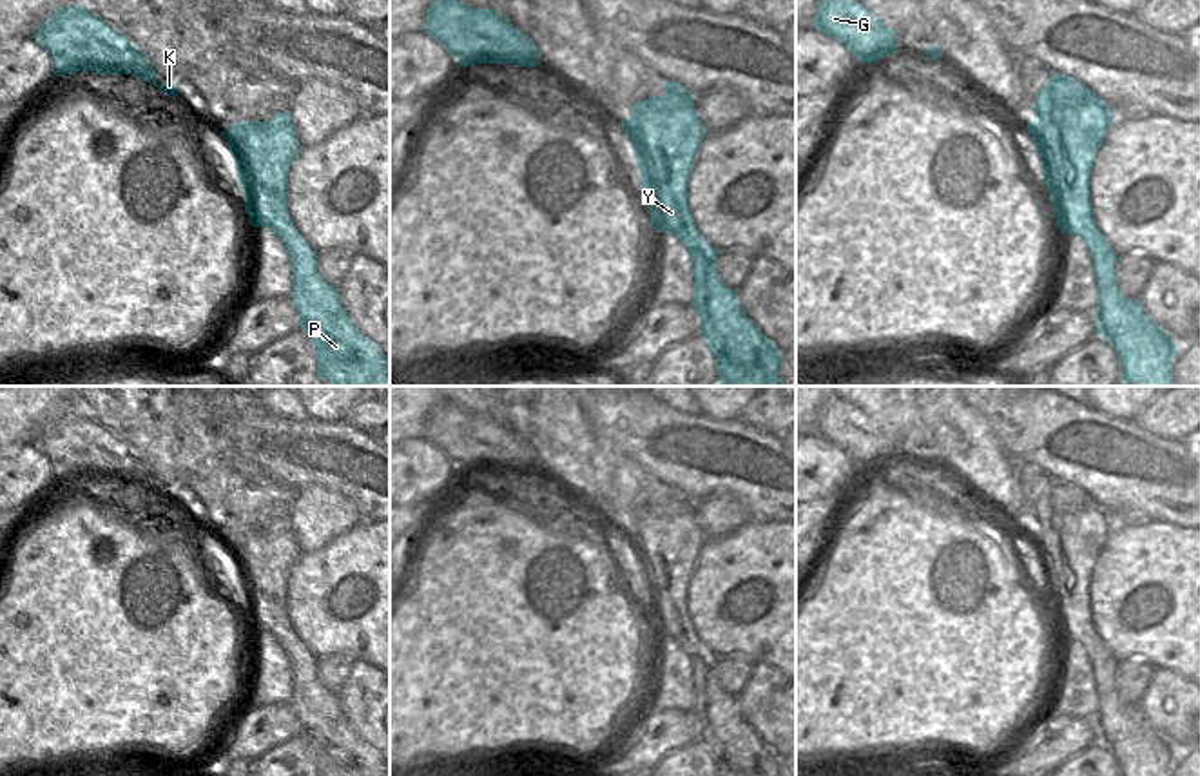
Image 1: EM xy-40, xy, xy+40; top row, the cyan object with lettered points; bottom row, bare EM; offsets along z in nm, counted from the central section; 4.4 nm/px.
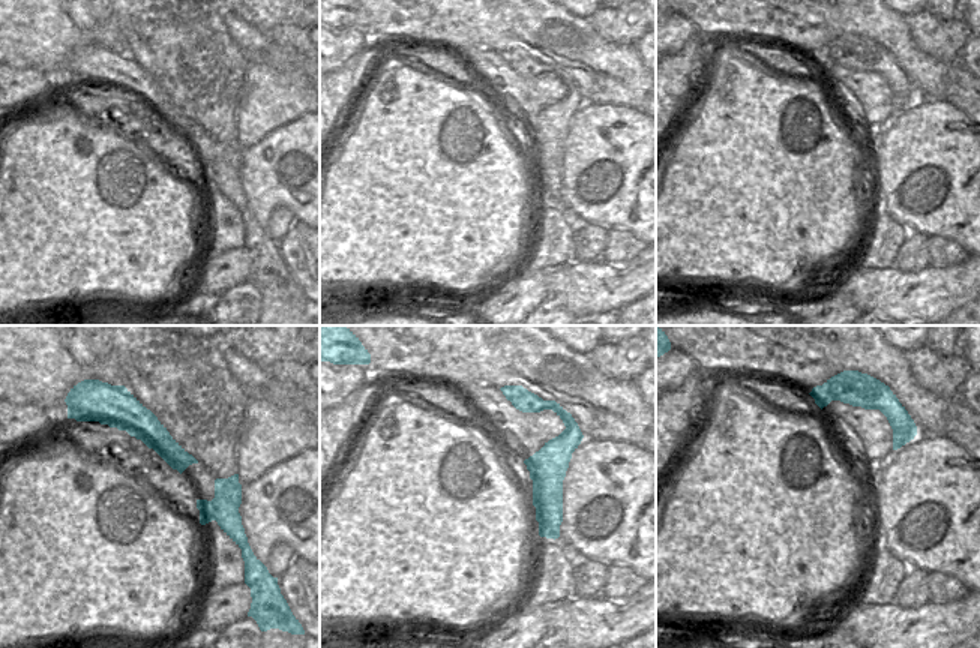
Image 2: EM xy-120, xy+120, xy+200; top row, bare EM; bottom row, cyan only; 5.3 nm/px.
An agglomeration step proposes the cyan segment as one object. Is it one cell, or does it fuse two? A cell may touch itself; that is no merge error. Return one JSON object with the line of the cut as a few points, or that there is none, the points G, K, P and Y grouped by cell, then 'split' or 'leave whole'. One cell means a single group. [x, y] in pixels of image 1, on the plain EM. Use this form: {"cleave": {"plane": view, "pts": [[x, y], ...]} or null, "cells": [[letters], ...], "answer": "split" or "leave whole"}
{"cleave": {"plane": "xy+40", "pts": [[1046, 494], [1066, 544], [1052, 572]]}, "cells": [["G", "K"], ["P", "Y"]], "answer": "split"}

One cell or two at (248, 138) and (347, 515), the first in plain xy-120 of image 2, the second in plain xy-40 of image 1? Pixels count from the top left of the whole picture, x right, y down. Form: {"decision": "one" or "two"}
{"decision": "one"}

